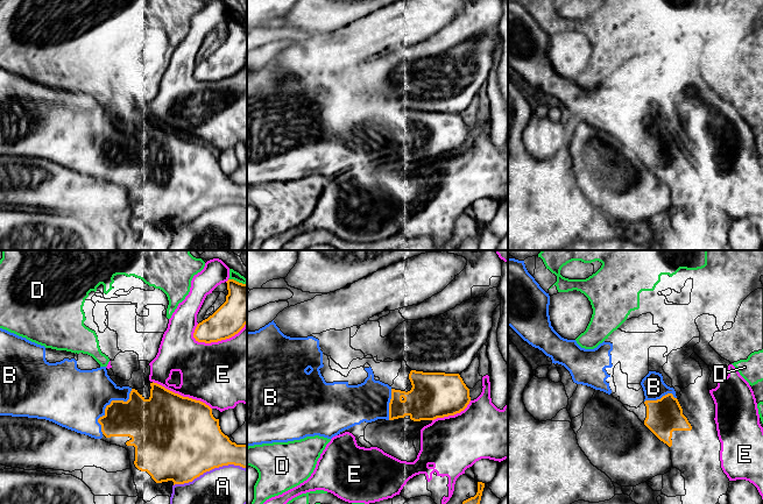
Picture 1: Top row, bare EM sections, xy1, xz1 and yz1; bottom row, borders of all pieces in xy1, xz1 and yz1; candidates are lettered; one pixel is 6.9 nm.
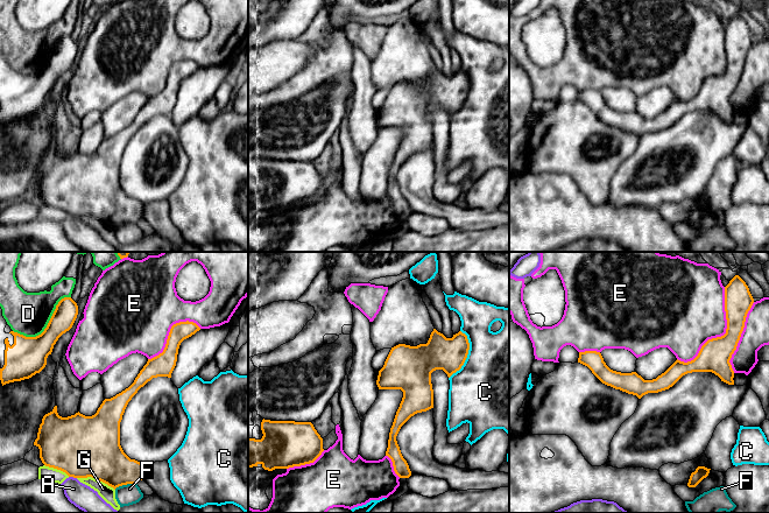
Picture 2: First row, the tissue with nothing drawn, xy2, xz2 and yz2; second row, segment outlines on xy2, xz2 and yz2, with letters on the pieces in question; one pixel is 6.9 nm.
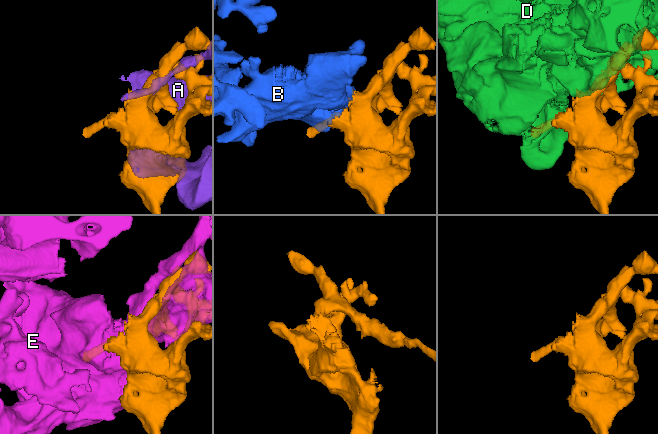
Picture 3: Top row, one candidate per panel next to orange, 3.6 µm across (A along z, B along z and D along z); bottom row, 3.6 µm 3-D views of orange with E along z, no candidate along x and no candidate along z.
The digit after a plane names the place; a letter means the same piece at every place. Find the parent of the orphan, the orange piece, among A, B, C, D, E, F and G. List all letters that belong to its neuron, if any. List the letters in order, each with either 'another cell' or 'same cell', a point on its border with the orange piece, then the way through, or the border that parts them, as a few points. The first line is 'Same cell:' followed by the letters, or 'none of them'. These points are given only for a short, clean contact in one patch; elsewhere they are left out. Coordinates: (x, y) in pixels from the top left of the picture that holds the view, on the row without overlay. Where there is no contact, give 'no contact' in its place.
Same cell: B
A: another cell; contact xy1 (210, 208)
B: same cell; contact xy1 (110, 143)
C: another cell; contact xz2 (467, 92)
D: another cell; contact xy2 (47, 64)
E: another cell; contact yz2 (724, 74)
F: another cell; contact xy2 (125, 223)
G: another cell; contact xy2 (96, 217)

